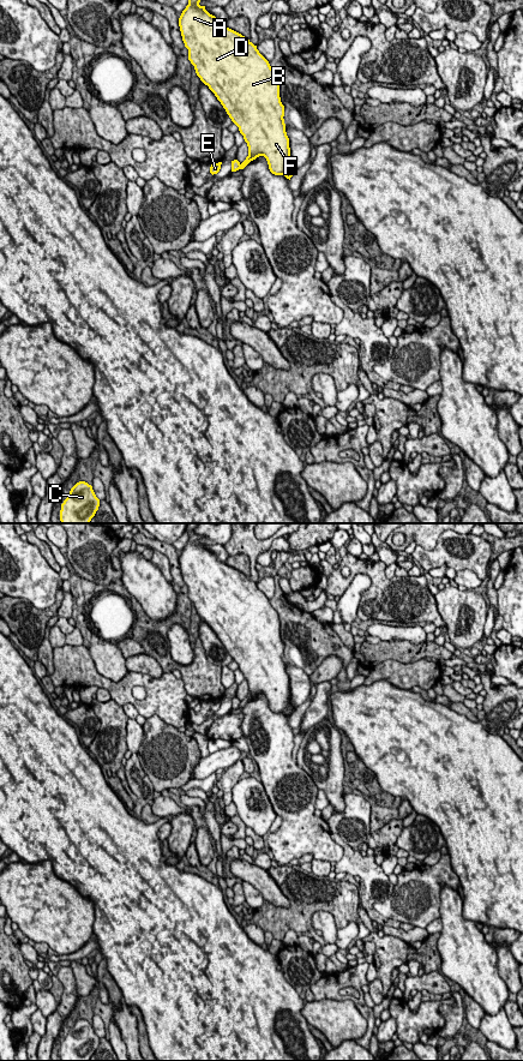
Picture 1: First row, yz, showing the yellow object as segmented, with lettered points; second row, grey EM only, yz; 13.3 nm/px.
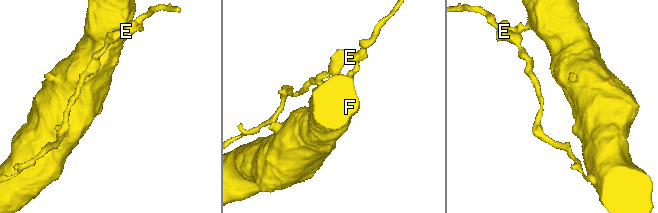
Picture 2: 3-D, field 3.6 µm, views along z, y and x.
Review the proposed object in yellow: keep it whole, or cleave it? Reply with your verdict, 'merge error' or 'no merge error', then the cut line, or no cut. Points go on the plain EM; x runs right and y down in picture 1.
merge error | yz (239, 702), (240, 706)

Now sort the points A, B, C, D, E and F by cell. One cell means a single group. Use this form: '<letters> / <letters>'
A B C D F / E

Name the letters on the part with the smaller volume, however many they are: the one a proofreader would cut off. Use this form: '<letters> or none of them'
E

